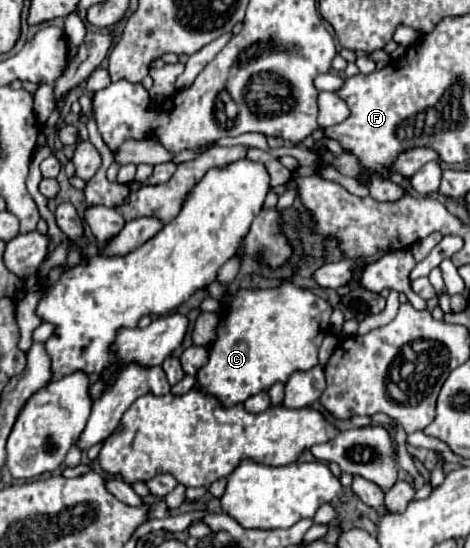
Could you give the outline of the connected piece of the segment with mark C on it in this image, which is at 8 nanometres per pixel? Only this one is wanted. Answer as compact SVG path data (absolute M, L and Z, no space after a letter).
M291 282L279 288L237 290L215 328L215 340L207 348L209 356L205 366L197 372L195 390L217 398L221 406L229 408L271 388L275 382L285 384L297 370L311 370L317 366L321 340L329 334L329 316L331 306L323 298Z

